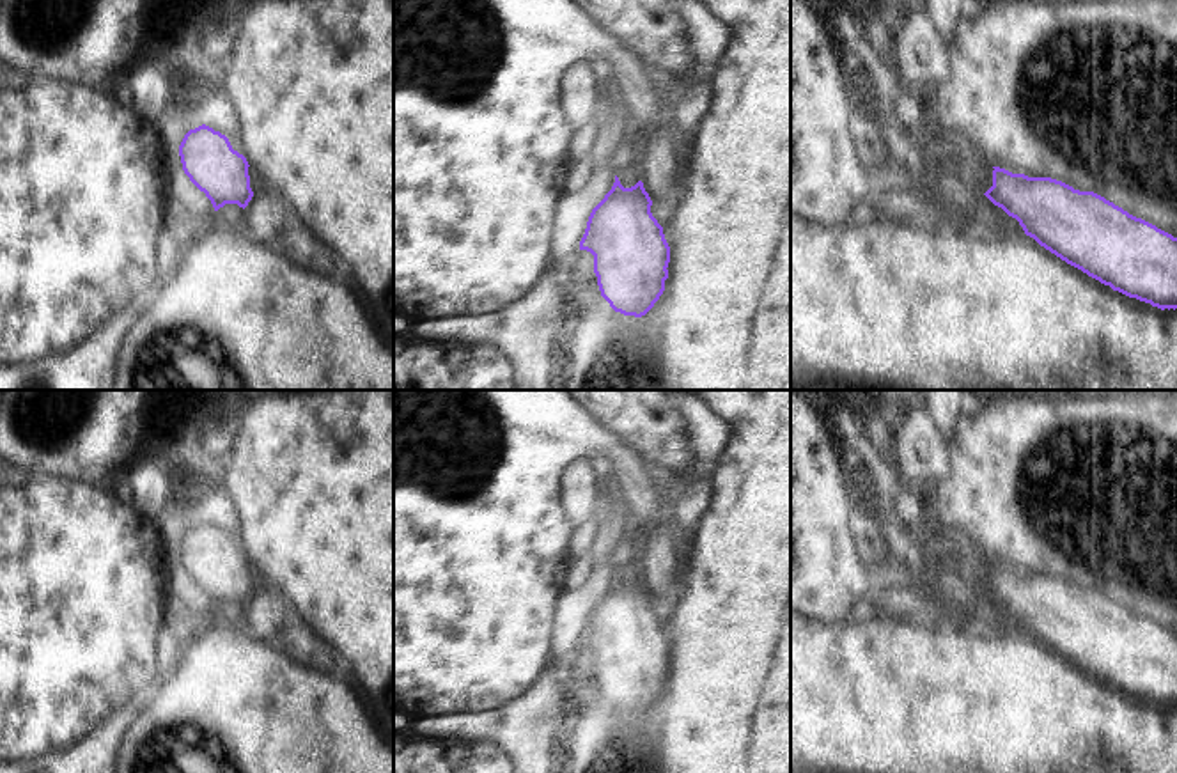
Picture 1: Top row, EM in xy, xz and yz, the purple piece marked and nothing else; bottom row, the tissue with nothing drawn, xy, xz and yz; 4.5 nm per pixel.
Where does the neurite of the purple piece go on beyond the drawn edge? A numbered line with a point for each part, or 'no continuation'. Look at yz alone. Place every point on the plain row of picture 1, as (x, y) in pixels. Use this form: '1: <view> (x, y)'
no continuation

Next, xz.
no continuation

